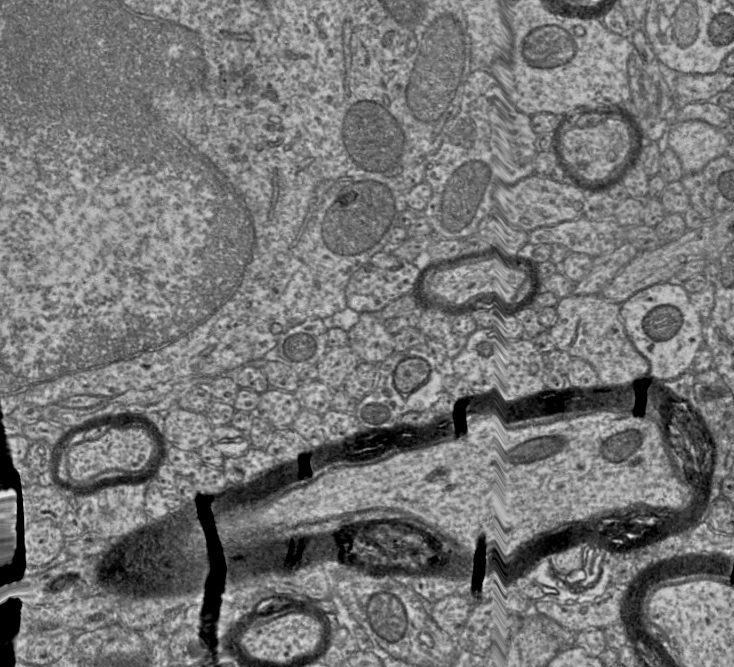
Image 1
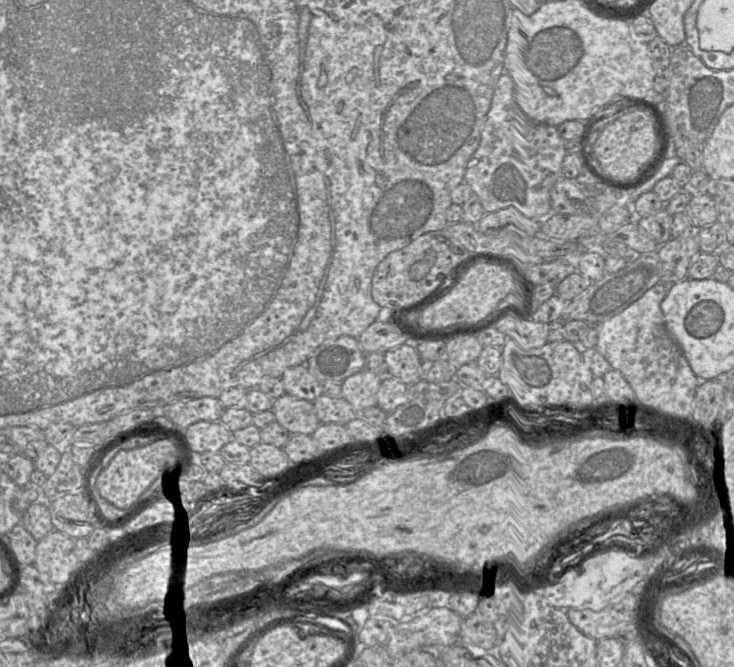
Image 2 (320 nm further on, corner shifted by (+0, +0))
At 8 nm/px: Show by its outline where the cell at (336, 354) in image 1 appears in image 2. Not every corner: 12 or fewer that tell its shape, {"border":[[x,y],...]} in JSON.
{"border":[[363,369],[341,384],[356,412],[377,405],[383,376]]}

